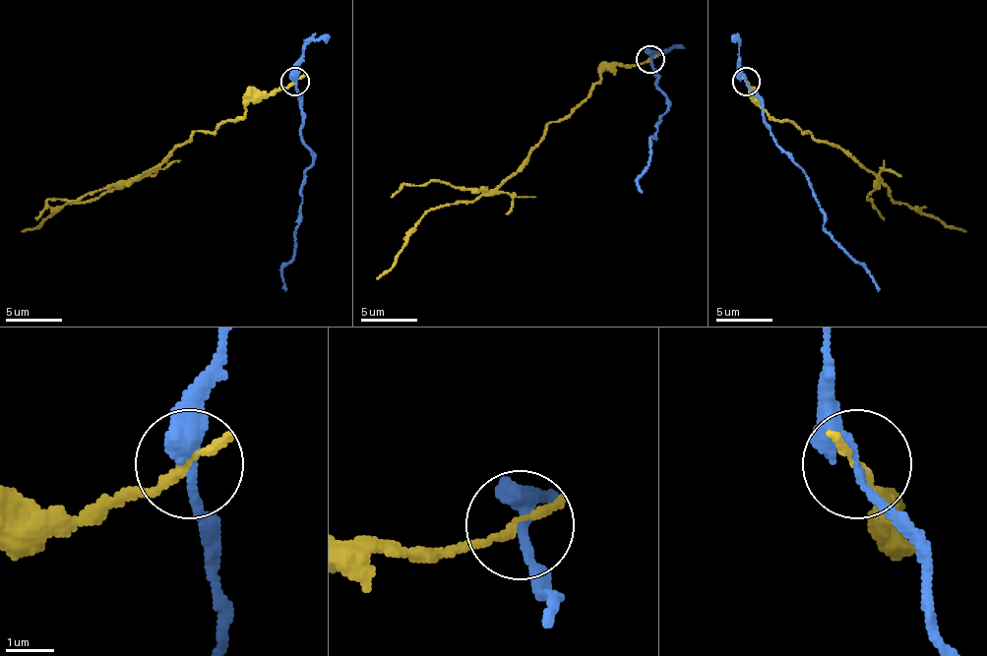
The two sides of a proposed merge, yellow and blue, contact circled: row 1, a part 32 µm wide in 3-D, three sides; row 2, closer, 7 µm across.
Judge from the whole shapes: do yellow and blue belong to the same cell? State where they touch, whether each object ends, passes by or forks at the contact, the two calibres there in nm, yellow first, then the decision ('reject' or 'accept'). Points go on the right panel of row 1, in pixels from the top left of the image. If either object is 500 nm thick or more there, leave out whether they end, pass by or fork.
at (746, 81); yellow ends there; blue passes by; 240 nm thick on the yellow side, 220 nm on the other; reject

